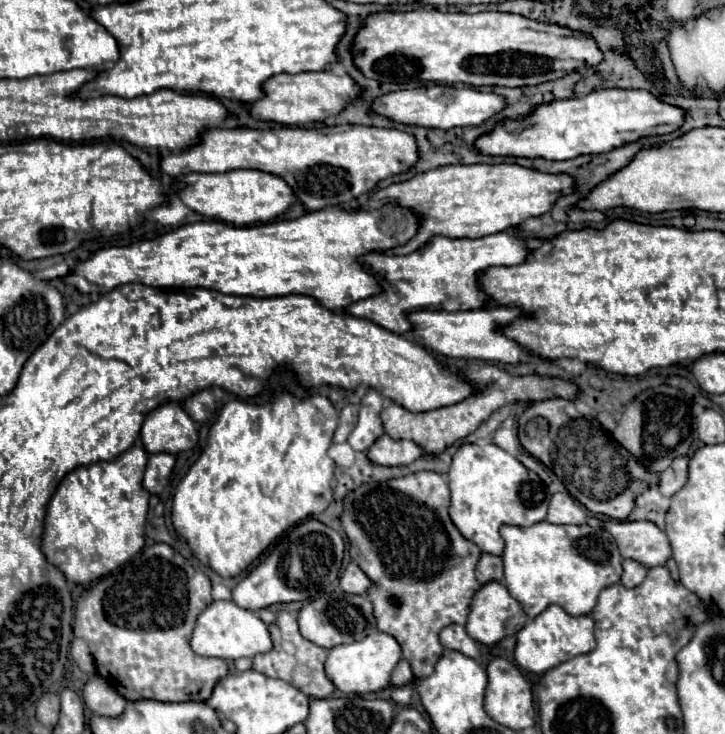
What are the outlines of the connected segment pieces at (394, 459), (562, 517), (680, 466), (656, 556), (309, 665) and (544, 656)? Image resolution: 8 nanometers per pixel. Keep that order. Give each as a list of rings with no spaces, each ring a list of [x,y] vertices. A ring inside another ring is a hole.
[[[382,435],[368,451],[366,457],[374,465],[382,467],[400,467],[410,465],[422,455],[422,449],[412,441],[392,441],[388,435]]]
[[[556,493],[548,507],[548,521],[558,525],[584,525],[588,515],[568,493]]]
[[[676,457],[672,465],[658,475],[658,491],[664,497],[672,497],[676,491],[684,487],[688,479],[688,457]]]
[[[606,519],[604,529],[616,539],[624,559],[636,559],[646,567],[666,565],[672,555],[666,533],[652,521]]]
[[[280,611],[278,621],[274,625],[270,625],[270,635],[272,635],[272,641],[274,641],[274,649],[254,657],[254,671],[260,671],[268,677],[278,677],[282,681],[288,681],[294,687],[298,687],[300,691],[304,691],[308,697],[324,699],[324,697],[330,697],[336,691],[334,683],[326,677],[326,671],[324,671],[324,663],[326,663],[326,657],[328,657],[326,649],[310,643],[308,639],[304,639],[300,635],[296,617],[292,613]]]
[[[550,605],[546,611],[530,619],[520,631],[518,631],[518,641],[516,641],[514,651],[514,662],[521,670],[530,673],[543,674],[576,657],[582,653],[590,653],[596,647],[594,639],[594,621],[590,615],[582,617],[572,617],[568,615],[560,605]]]

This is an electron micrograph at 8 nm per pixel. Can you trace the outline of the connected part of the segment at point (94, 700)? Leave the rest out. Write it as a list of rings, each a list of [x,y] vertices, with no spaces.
[[[92,677],[84,685],[84,701],[92,713],[102,717],[120,717],[126,707],[126,699],[100,677]]]

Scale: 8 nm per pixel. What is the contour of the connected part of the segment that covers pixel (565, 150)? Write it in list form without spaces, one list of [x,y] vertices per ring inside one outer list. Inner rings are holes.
[[[602,89],[602,91],[592,91],[580,99],[556,99],[556,103],[544,103],[544,107],[536,107],[536,111],[528,113],[522,119],[504,119],[492,131],[480,135],[472,147],[476,147],[476,151],[480,151],[482,155],[494,155],[494,157],[528,157],[528,159],[542,157],[542,159],[564,161],[588,153],[606,153],[624,143],[636,141],[638,137],[670,133],[682,125],[682,117],[684,117],[682,109],[658,101],[648,91]]]

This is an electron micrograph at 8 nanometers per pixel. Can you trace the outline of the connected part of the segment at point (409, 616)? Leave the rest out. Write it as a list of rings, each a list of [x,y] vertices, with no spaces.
[[[420,471],[386,483],[366,483],[346,495],[342,529],[350,541],[350,557],[372,579],[368,599],[374,605],[378,629],[396,637],[402,647],[402,657],[410,661],[412,673],[418,679],[432,675],[436,659],[444,653],[438,633],[448,625],[466,625],[472,595],[480,589],[474,569],[480,549],[462,537],[450,515],[450,489],[442,475],[434,471]]]

